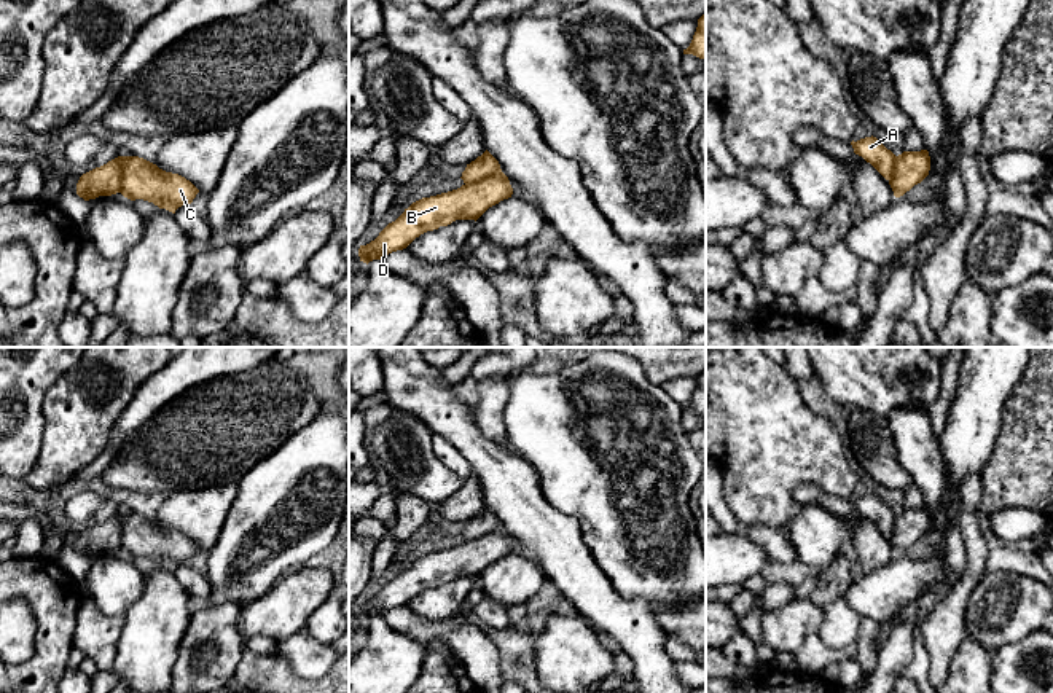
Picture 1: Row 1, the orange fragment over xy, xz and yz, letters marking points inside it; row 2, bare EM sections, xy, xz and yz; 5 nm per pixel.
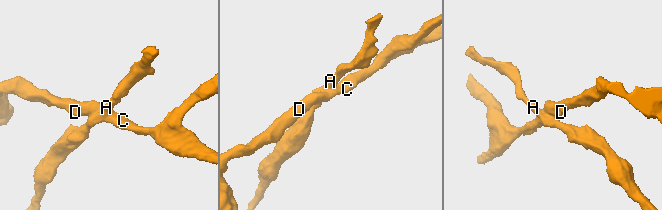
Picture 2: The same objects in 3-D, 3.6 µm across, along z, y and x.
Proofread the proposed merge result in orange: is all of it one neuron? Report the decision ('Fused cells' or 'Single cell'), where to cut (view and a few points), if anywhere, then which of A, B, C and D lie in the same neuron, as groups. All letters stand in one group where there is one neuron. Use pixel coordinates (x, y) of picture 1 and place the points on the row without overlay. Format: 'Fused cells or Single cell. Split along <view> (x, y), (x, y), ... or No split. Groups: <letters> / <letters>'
Fused cells. Split along xy (126, 513), (120, 528), (120, 548). Groups: A / B C D

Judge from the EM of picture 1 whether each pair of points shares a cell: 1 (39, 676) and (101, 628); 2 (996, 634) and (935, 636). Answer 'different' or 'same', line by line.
1: different
2: different

